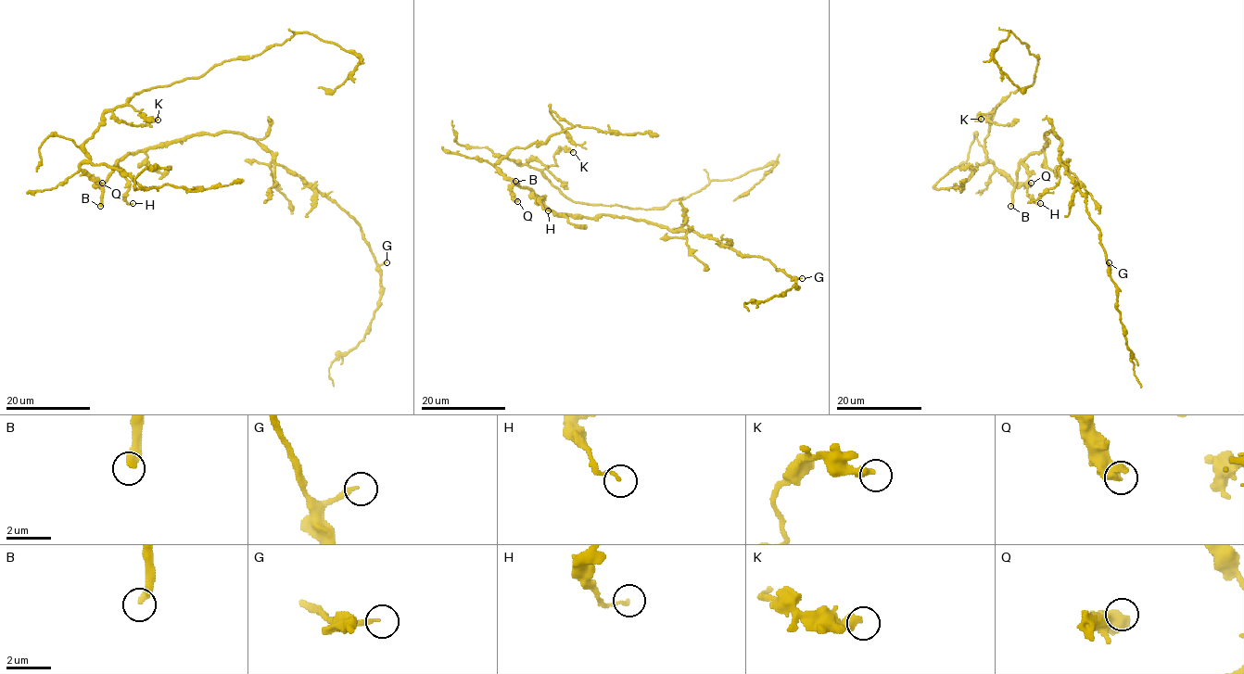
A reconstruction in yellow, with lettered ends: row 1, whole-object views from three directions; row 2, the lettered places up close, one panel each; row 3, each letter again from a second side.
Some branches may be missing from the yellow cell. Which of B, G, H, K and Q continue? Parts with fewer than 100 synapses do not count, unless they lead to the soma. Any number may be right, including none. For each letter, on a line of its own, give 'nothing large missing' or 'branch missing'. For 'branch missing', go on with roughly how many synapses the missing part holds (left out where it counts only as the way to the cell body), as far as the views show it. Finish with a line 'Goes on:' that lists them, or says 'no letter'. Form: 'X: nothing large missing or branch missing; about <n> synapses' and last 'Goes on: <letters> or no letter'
B: branch missing; about 350 synapses
G: nothing large missing
H: nothing large missing
K: nothing large missing
Q: nothing large missing
Goes on: B

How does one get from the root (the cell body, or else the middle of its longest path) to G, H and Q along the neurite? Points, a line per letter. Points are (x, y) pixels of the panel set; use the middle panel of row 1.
G: (531, 189), (556, 212), (631, 217), (673, 231), (695, 232), (742, 255), (766, 258), (793, 279), (802, 278)
H: (531, 189), (535, 197), (543, 198), (540, 199), (540, 204), (548, 210)
Q: (531, 189), (514, 185), (512, 196), (517, 201)

